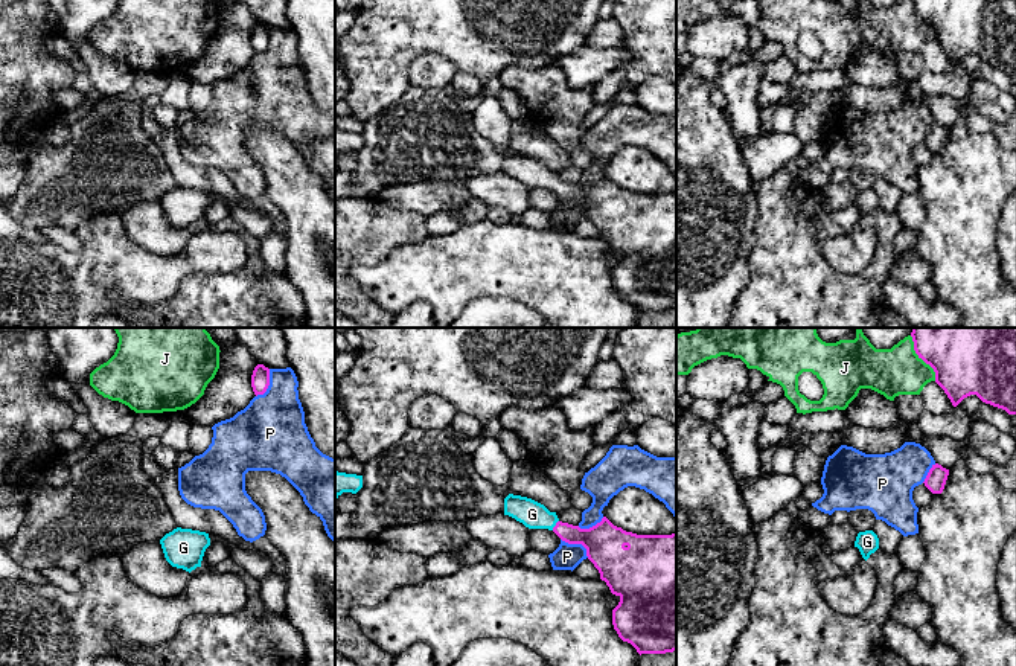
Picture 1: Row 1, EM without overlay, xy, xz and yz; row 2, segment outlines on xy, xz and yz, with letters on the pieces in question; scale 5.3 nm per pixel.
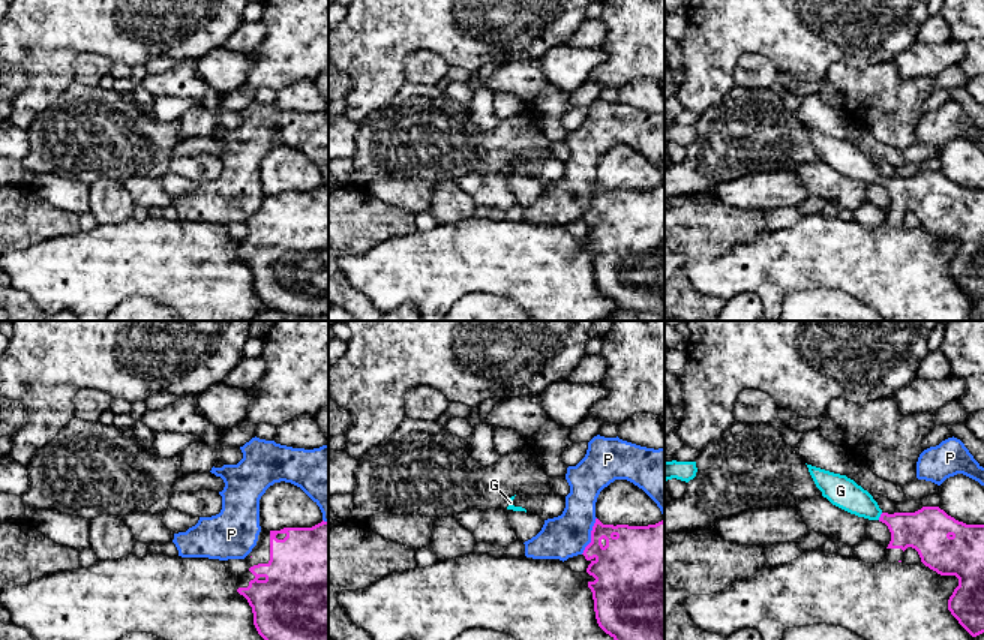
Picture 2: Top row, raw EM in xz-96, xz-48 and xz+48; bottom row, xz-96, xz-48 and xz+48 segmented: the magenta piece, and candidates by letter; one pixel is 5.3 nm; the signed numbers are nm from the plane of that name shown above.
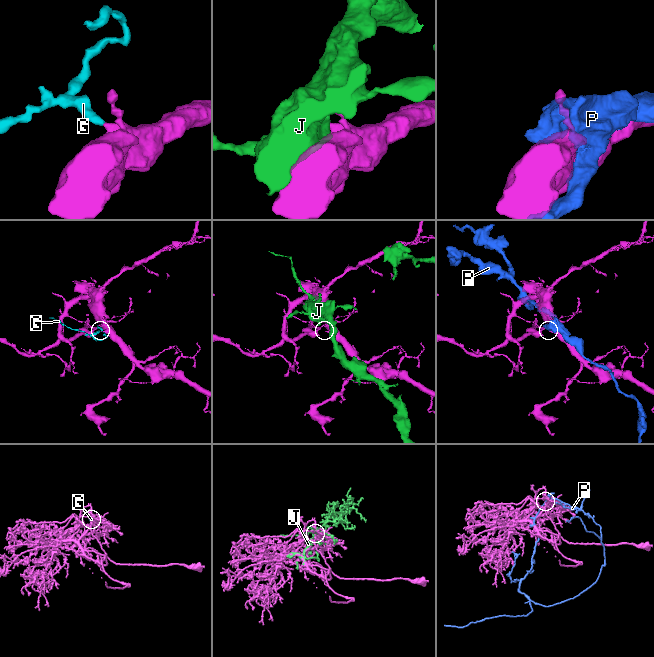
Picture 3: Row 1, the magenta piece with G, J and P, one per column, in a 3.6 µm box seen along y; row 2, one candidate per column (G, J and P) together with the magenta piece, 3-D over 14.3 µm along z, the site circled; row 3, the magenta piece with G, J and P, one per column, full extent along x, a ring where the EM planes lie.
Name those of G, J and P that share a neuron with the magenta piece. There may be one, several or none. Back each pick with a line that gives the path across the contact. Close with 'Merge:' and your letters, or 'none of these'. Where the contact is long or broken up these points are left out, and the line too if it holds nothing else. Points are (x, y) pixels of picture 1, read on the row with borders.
G: way xz (600, 541), (568, 534), (556, 525), (532, 514)
Merge: G

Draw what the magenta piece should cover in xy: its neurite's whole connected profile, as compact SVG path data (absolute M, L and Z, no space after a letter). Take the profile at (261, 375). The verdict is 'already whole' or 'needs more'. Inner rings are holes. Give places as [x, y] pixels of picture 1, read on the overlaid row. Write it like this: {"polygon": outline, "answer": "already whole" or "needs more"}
{"polygon": "M257 364L251 375L251 387L254 395L264 395L270 386L270 369Z", "answer": "already whole"}

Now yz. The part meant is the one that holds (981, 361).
{"polygon": "M912 328L911 337L954 407L976 395L1016 415L1016 328Z", "answer": "already whole"}

